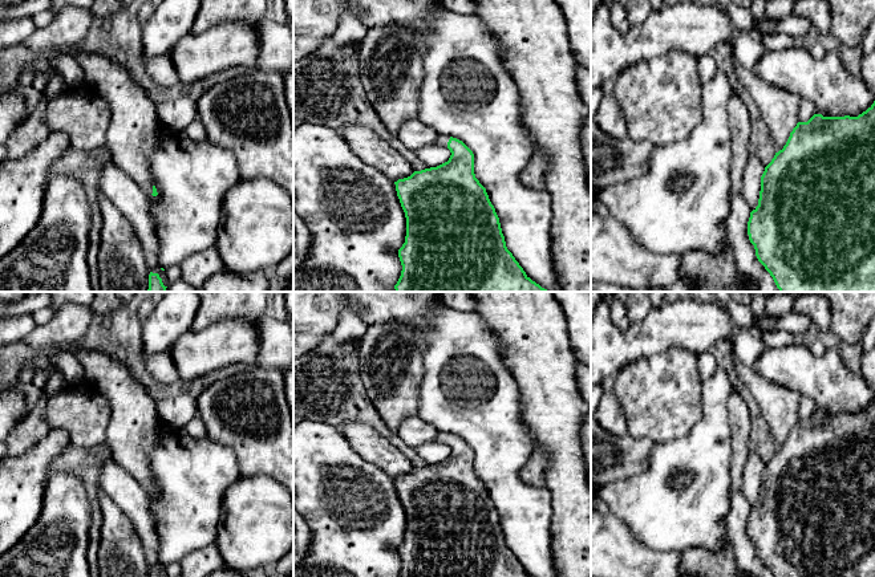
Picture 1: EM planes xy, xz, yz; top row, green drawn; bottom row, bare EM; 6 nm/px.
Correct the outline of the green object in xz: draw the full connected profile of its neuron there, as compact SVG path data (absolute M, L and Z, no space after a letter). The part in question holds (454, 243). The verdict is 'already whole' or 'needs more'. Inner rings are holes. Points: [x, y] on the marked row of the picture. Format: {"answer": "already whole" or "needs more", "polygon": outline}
{"answer": "needs more", "polygon": "M438 135L436 145L450 150L447 162L394 182L406 218L405 243L398 249L402 271L396 292L548 292L526 275L507 249L495 208L475 178L473 151L449 135Z"}

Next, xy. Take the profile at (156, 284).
{"answer": "already whole", "polygon": "M150 272L149 275L149 289L147 292L166 292L166 288L162 283L162 279L158 273Z"}

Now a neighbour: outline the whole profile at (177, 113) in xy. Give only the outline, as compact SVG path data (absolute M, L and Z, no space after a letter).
M178 93L155 105L158 122L169 129L185 131L185 129L198 118L198 102Z

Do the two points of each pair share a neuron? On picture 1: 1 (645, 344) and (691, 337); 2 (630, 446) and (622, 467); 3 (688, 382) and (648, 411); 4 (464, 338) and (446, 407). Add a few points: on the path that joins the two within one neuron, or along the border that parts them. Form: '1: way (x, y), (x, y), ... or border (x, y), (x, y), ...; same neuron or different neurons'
1: way (656, 337), (680, 337); same neuron
2: way (627, 451), (622, 462); same neuron
3: way (679, 382), (657, 402); same neuron
4: way (461, 356), (460, 390); same neuron

